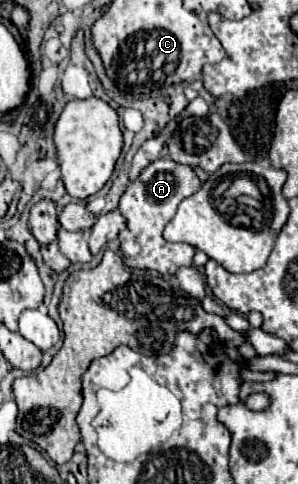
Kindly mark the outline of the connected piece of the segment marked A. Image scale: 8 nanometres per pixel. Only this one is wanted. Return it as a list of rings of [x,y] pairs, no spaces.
[[[158,158],[148,168],[142,170],[142,174],[128,184],[126,192],[120,198],[120,212],[128,220],[126,232],[120,232],[120,250],[124,256],[124,262],[130,268],[144,268],[144,270],[156,270],[160,274],[174,274],[182,266],[192,266],[192,258],[196,248],[190,244],[174,244],[166,242],[162,238],[164,226],[172,220],[176,214],[178,204],[196,194],[200,190],[202,182],[198,180],[196,172],[186,166],[178,164],[172,158]]]

